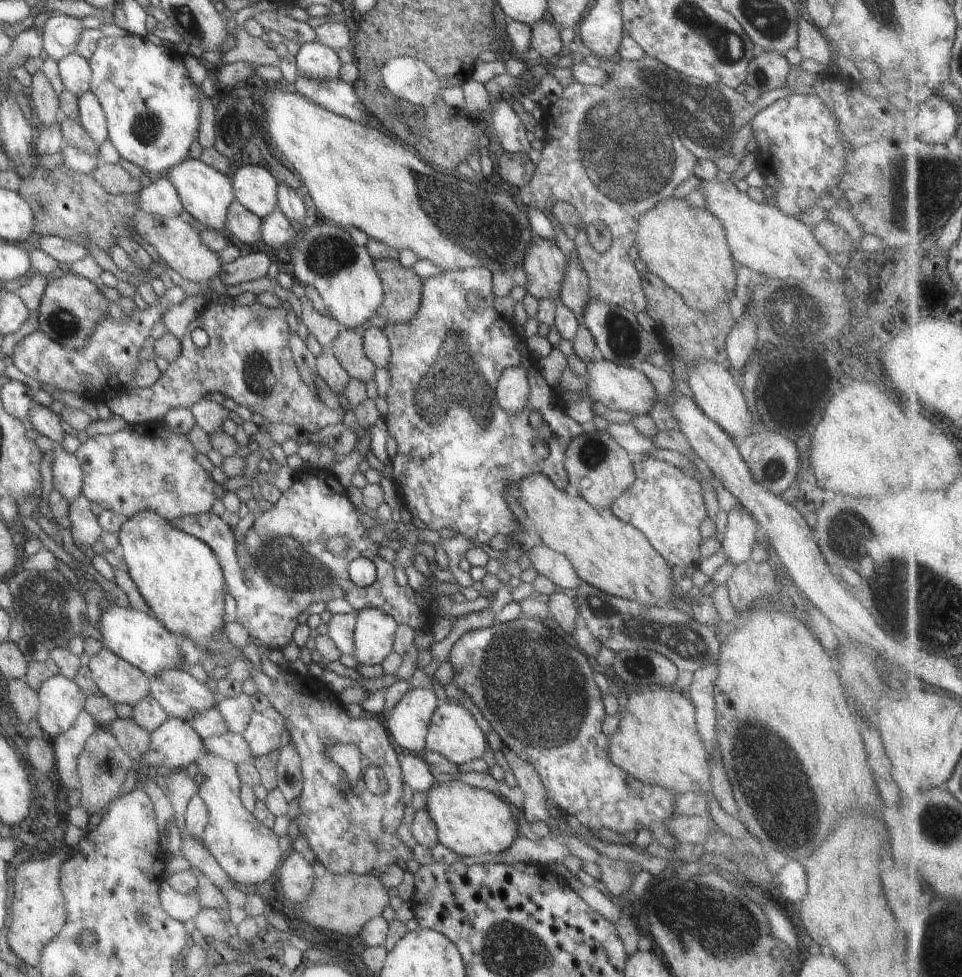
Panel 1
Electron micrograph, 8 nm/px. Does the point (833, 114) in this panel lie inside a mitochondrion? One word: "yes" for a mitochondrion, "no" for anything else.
no

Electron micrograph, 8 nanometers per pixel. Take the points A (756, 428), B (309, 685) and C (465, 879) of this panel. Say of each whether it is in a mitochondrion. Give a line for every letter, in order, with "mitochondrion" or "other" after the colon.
A: other
B: other
C: other

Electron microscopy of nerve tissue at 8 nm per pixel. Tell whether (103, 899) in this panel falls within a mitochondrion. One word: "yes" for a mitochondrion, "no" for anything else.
no

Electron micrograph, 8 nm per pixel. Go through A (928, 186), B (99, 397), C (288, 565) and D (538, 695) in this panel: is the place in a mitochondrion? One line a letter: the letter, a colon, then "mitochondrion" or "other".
A: mitochondrion
B: other
C: mitochondrion
D: mitochondrion

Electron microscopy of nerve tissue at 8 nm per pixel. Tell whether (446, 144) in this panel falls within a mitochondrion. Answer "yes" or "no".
no

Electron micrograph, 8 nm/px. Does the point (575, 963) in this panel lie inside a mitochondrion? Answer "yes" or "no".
no

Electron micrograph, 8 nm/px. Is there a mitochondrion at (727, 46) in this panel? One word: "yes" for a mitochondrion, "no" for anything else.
yes

